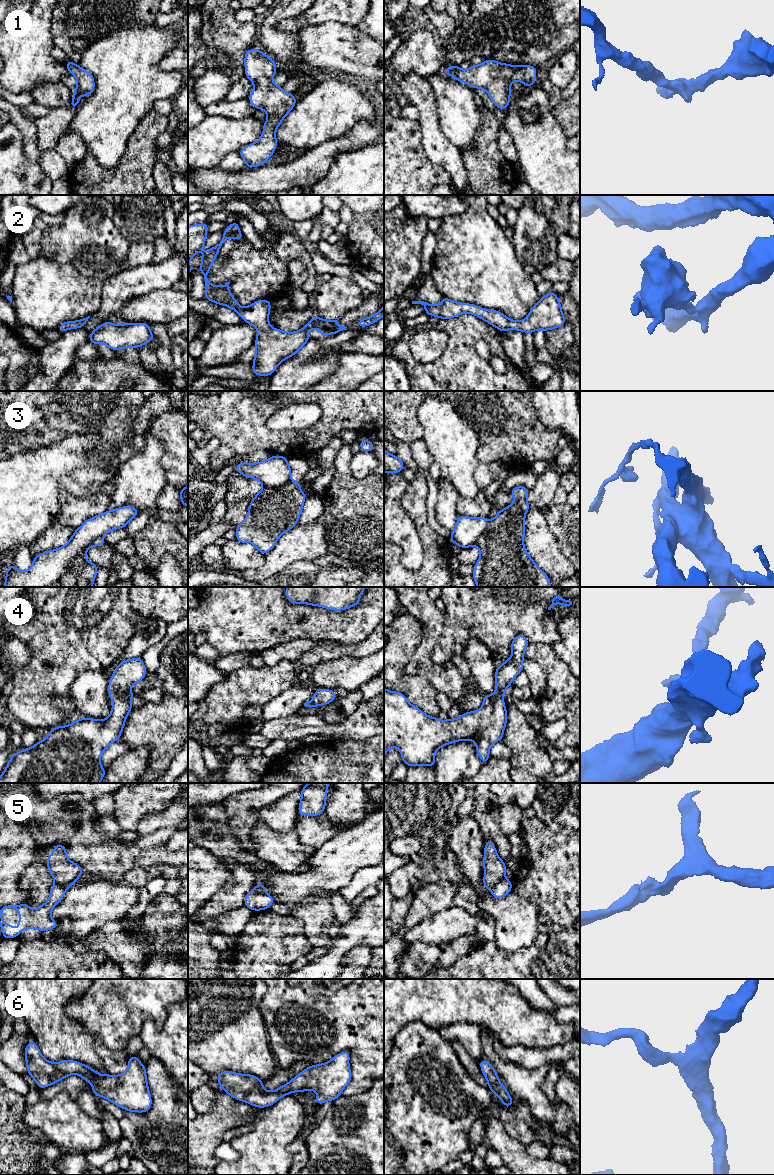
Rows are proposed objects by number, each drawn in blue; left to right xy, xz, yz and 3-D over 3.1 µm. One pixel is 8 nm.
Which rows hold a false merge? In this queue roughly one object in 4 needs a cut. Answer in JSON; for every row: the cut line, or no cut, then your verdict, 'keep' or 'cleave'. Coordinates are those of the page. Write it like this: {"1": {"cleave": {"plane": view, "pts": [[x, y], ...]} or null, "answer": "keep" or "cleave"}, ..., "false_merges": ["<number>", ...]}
{"1": {"cleave": null, "answer": "keep"}, "2": {"cleave": null, "answer": "keep"}, "3": {"cleave": {"plane": "xy", "pts": [[101, 536], [98, 536], [75, 559], [70, 568], [54, 585]]}, "answer": "cleave"}, "4": {"cleave": null, "answer": "keep"}, "5": {"cleave": {"plane": "xy", "pts": [[55, 882], [65, 886], [72, 884]]}, "answer": "cleave"}, "6": {"cleave": null, "answer": "keep"}, "false_merges": ["3", "5"]}

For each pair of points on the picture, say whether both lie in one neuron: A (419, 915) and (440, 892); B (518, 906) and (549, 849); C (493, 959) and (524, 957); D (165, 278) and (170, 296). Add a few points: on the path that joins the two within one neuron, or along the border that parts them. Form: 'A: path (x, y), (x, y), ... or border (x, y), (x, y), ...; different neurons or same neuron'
A: path (423, 909), (434, 898); same neuron
B: border (512, 890), (531, 901), (540, 912); different neurons
C: path (501, 960), (516, 960); same neuron
D: border (171, 287), (151, 290), (145, 294); different neurons

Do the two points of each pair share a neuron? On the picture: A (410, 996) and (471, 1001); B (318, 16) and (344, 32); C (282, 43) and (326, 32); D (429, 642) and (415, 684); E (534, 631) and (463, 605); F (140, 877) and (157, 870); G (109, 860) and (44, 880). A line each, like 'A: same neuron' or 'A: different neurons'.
A: same neuron
B: different neurons
C: different neurons
D: different neurons
E: same neuron
F: same neuron
G: different neurons

